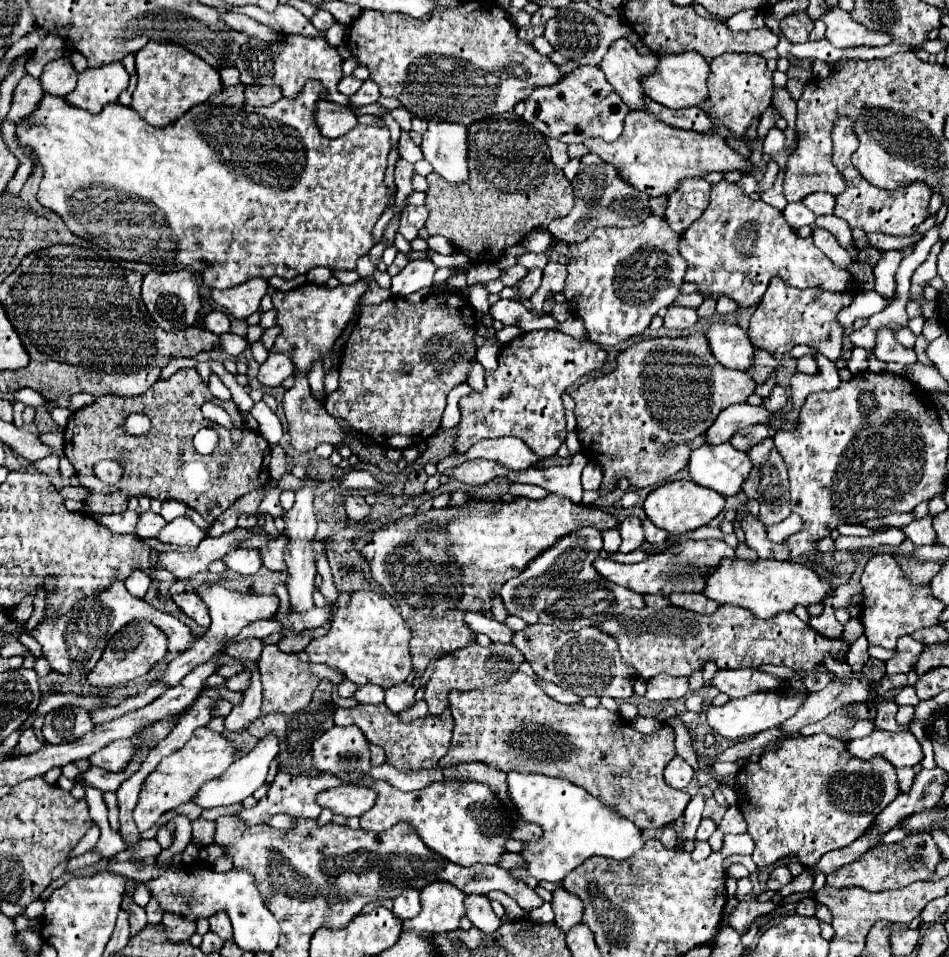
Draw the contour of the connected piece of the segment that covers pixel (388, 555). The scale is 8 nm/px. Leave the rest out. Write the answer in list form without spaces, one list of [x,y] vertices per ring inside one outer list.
[[[548,494],[542,500],[514,498],[512,502],[470,498],[460,506],[432,508],[414,516],[402,516],[400,520],[390,522],[376,532],[368,532],[366,536],[356,538],[354,546],[368,560],[372,568],[372,578],[382,584],[384,590],[398,602],[406,624],[414,630],[410,654],[416,676],[422,676],[432,658],[450,654],[476,638],[476,634],[470,632],[470,628],[466,628],[462,620],[464,610],[490,608],[490,596],[498,592],[508,578],[518,576],[526,568],[526,564],[534,556],[538,556],[538,552],[554,544],[558,536],[564,536],[566,532],[574,532],[584,526],[608,530],[616,526],[616,516],[594,506],[576,506],[572,500],[554,494]]]

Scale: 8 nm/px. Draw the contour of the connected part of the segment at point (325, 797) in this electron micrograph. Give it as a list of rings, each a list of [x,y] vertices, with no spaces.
[[[350,784],[330,788],[318,796],[318,804],[322,808],[330,808],[336,814],[344,814],[348,818],[362,816],[370,810],[378,800],[378,792],[372,788],[352,788]]]

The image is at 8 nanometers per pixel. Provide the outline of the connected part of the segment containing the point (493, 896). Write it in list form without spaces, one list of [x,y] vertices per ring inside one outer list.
[[[494,890],[488,892],[486,896],[488,896],[490,900],[497,900],[498,902],[500,902],[505,909],[506,915],[509,916],[512,921],[519,920],[524,917],[524,910],[520,908],[518,903],[506,893]]]

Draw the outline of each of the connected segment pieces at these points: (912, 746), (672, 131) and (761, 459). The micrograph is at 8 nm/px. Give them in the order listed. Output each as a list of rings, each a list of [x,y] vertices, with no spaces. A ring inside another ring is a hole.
[[[874,730],[870,736],[850,740],[846,746],[850,754],[862,760],[880,756],[890,764],[894,764],[896,768],[914,766],[922,760],[922,748],[914,738],[914,734],[908,730],[902,730],[902,732]]]
[[[630,110],[624,118],[624,132],[618,140],[606,142],[602,138],[588,138],[586,148],[592,154],[598,154],[604,162],[612,164],[618,170],[618,176],[648,196],[670,194],[682,178],[698,178],[704,172],[728,172],[740,170],[750,172],[748,158],[738,156],[720,136],[702,134],[694,130],[672,128],[660,120],[654,120],[650,112]]]
[[[768,436],[766,440],[762,440],[762,444],[752,446],[746,454],[752,460],[752,470],[750,470],[750,476],[742,484],[742,492],[748,498],[756,498],[760,502],[760,514],[758,514],[758,518],[764,522],[764,526],[770,526],[774,522],[784,520],[790,514],[788,474],[786,474],[786,464],[782,462],[782,456],[778,454],[778,450],[774,446],[774,440]]]

